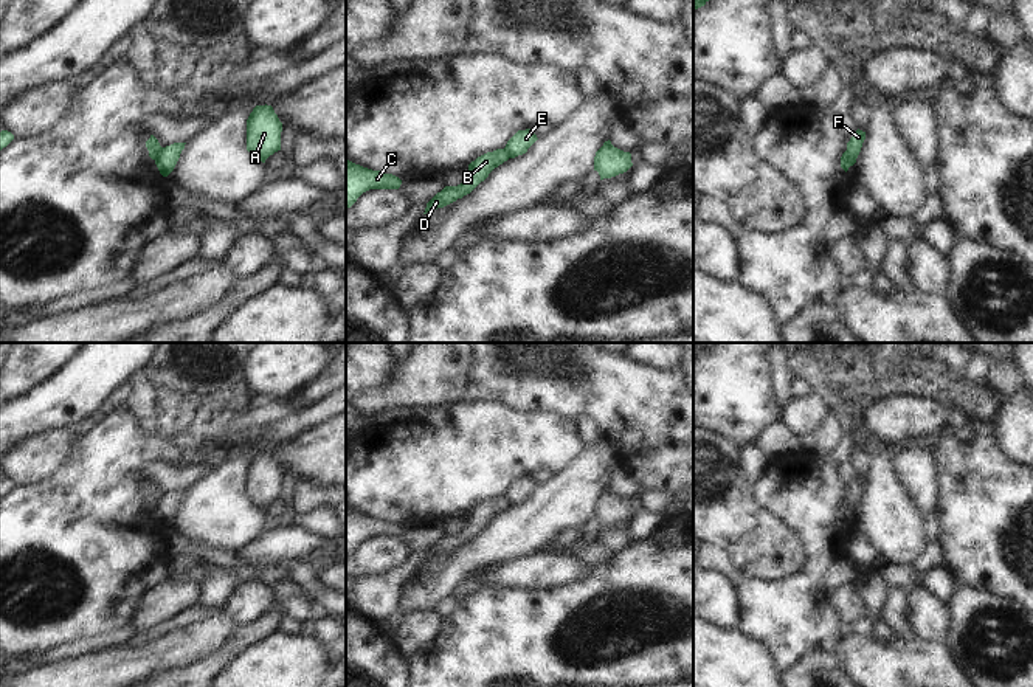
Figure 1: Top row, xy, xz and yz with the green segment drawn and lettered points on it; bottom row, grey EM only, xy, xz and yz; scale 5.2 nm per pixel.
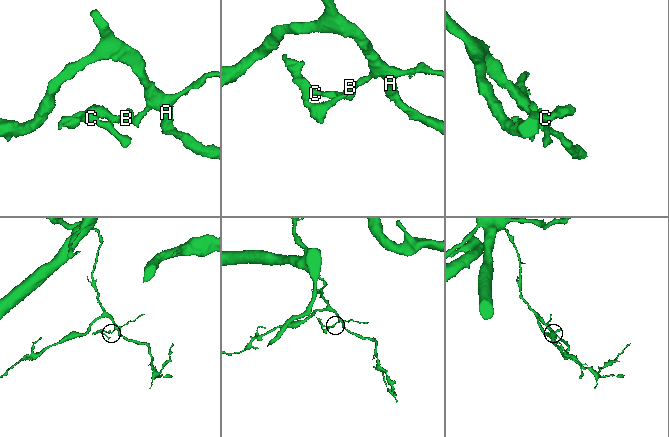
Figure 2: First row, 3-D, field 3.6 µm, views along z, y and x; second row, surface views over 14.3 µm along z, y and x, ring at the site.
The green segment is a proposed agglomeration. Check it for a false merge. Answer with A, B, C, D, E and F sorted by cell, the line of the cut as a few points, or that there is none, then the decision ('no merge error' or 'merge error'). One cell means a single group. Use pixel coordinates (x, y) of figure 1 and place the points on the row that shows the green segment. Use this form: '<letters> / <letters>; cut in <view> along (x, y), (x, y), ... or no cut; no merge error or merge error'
A E / B C D F; cut in xy along (162, 148), (155, 160); merge error

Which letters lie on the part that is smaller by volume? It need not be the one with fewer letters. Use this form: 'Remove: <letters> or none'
Remove: B, C, D, F

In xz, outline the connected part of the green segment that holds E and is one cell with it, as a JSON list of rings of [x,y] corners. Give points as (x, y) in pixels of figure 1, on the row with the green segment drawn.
[[[532,129],[518,130],[506,144],[506,150],[509,152],[510,158],[523,155],[527,149],[537,141],[537,135]]]

